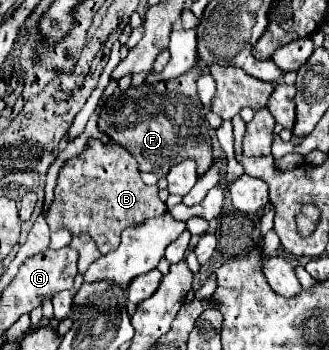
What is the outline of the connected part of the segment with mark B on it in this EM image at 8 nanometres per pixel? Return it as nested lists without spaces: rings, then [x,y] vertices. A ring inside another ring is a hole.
[[[89,139],[85,149],[67,159],[59,171],[55,199],[47,213],[47,225],[51,231],[69,229],[73,235],[89,233],[101,253],[109,253],[119,245],[121,231],[131,225],[139,225],[149,217],[163,215],[165,203],[157,197],[157,187],[147,187],[141,181],[135,157],[117,143],[103,143],[101,139]]]

